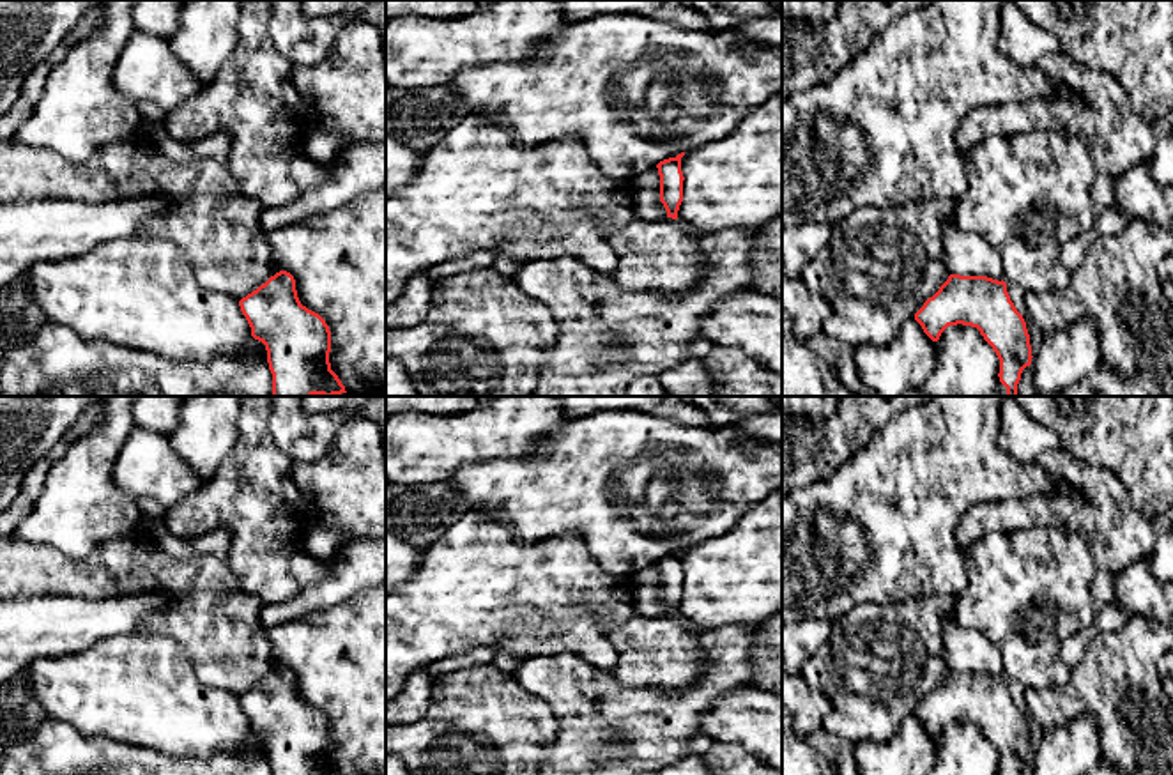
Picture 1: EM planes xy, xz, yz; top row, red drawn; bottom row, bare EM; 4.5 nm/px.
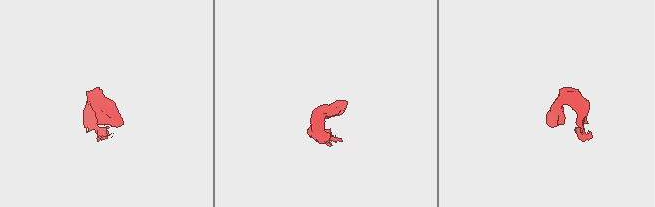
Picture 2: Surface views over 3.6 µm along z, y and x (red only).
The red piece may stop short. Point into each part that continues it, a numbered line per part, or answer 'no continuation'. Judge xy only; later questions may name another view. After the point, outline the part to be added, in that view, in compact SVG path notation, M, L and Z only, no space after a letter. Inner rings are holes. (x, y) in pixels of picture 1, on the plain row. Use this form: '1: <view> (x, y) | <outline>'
no continuation

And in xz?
no continuation

